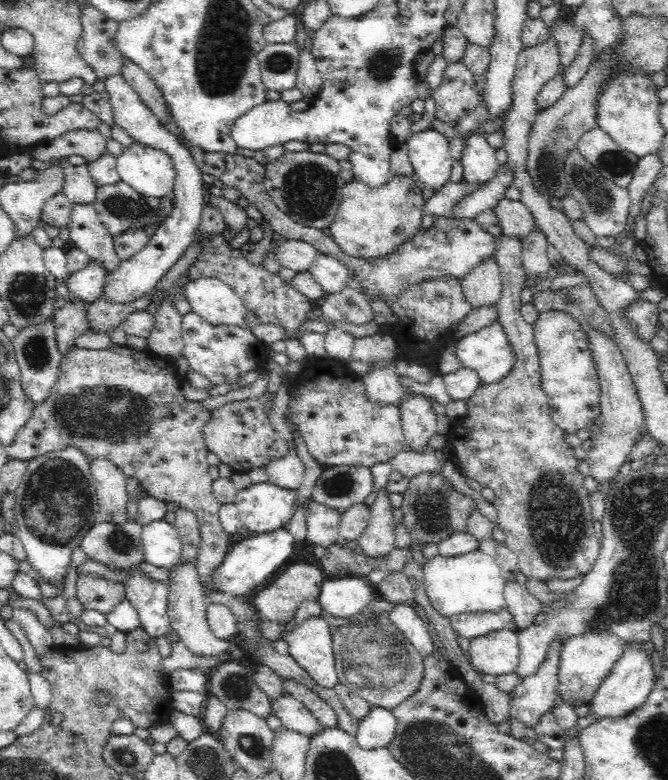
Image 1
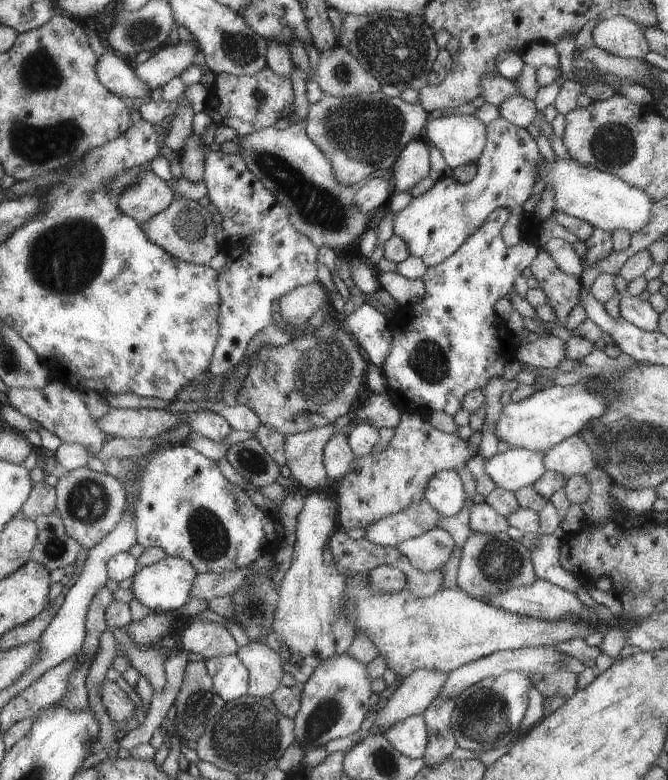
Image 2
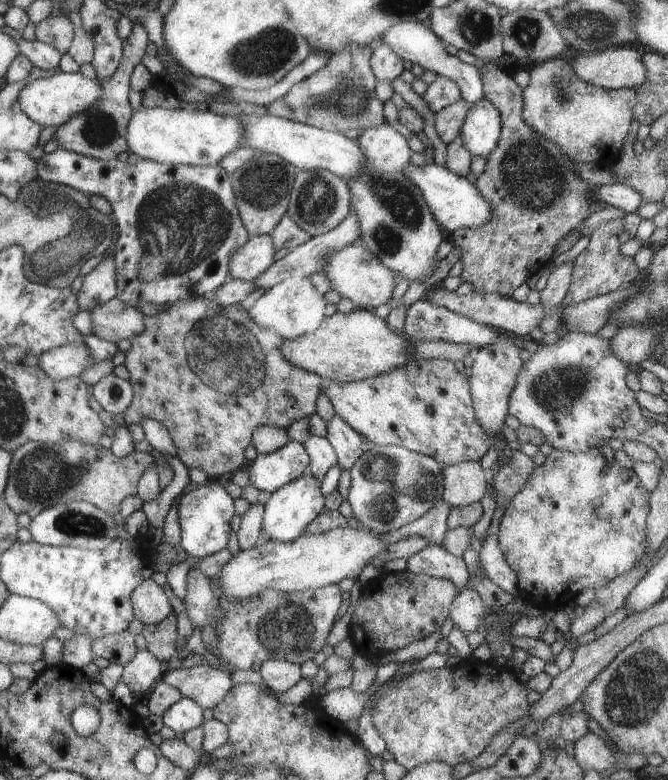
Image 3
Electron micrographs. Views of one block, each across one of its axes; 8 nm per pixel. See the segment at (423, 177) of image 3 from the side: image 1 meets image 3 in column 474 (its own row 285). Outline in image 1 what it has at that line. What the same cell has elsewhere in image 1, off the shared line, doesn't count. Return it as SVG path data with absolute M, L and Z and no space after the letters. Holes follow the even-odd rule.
M202 277L188 281L183 288L192 310L212 325L252 328L246 321L247 308L242 299L217 278Z

